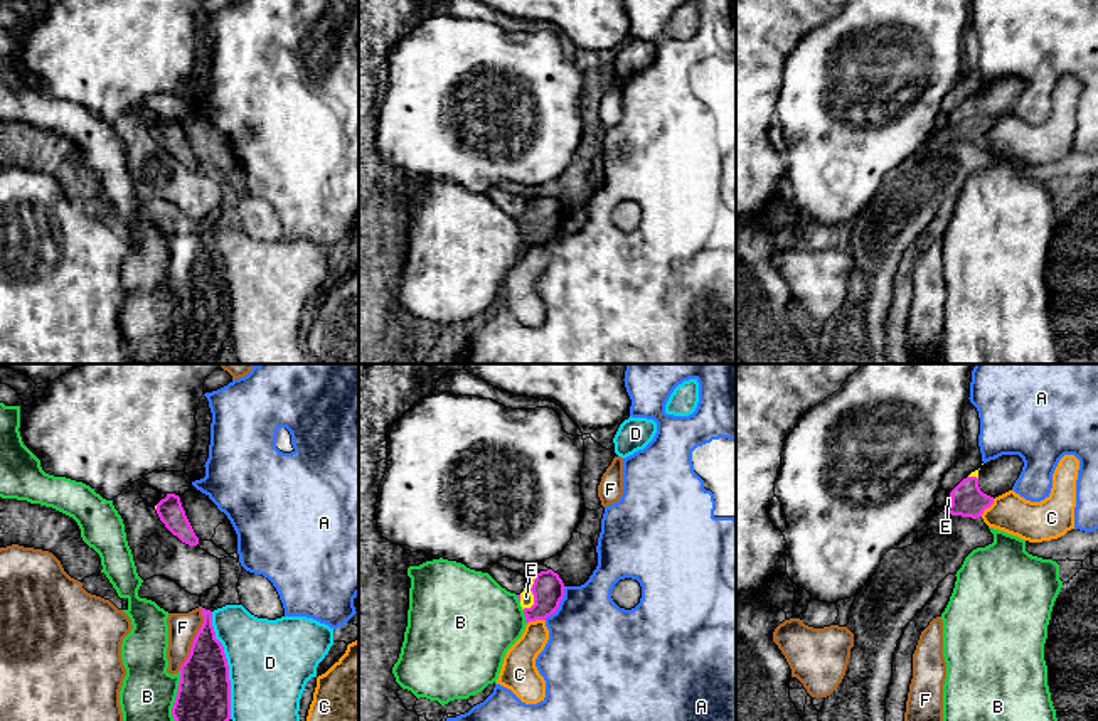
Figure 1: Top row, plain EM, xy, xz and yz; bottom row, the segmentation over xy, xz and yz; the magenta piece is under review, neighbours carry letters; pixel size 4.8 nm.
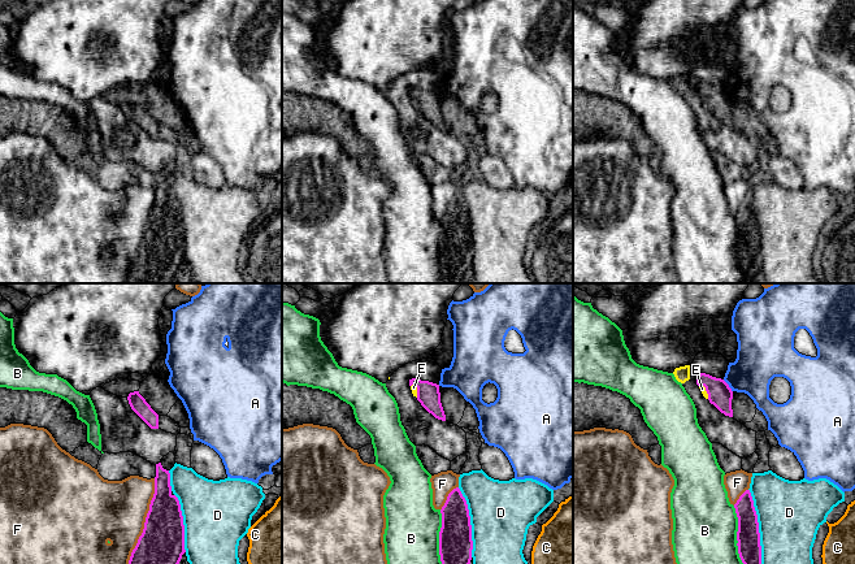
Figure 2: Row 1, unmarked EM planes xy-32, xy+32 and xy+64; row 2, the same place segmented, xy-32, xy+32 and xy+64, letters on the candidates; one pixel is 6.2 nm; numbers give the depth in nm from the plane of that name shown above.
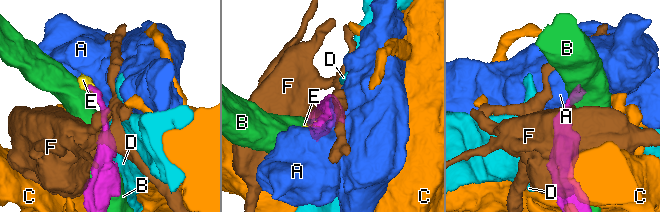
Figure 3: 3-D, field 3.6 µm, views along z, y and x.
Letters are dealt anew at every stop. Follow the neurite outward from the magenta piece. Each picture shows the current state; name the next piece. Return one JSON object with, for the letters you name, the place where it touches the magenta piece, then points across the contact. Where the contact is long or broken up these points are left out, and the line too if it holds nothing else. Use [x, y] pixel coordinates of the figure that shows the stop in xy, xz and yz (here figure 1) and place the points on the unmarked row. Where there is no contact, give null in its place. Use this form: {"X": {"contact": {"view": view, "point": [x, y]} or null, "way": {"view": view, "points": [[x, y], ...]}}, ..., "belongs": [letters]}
{"E": {"contact": {"view": "xz", "point": [533, 216]}, "way": {"view": "xz", "points": [[548, 211], [543, 216], [533, 216], [526, 219]]}}, "belongs": ["E"]}

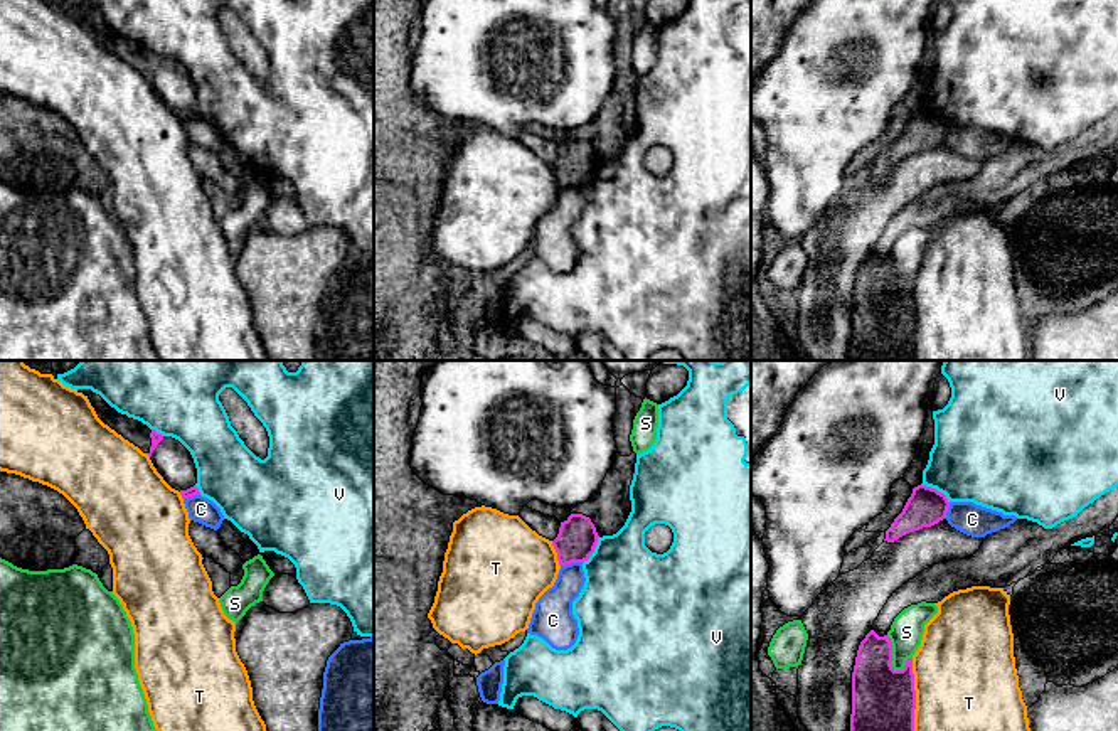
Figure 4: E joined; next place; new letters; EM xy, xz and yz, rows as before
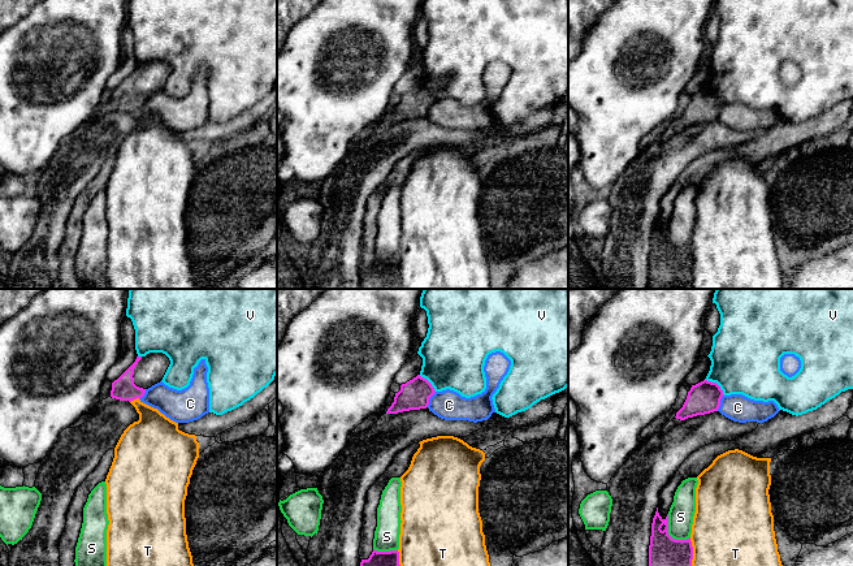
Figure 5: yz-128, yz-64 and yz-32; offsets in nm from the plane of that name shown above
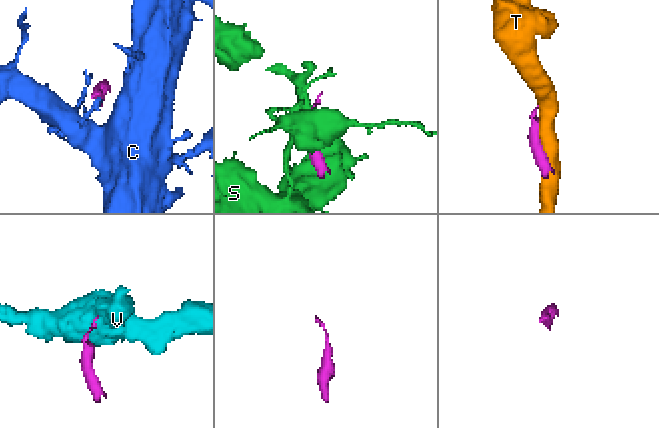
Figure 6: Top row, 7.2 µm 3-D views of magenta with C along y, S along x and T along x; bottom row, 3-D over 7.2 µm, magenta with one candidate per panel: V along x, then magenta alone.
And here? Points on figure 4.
{"belongs": []}

